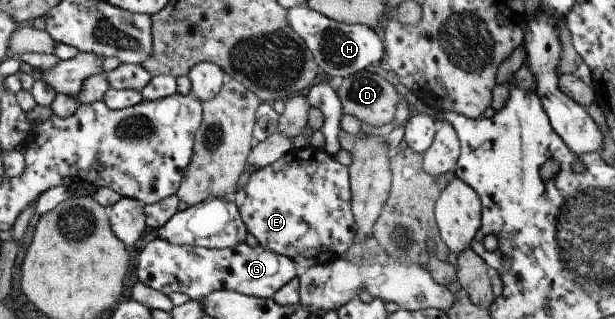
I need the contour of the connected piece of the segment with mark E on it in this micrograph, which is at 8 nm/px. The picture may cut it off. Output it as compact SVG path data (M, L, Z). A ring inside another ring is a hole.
M312 146L290 151L279 160L250 174L244 188L235 192L234 201L238 206L242 221L248 232L258 240L258 244L274 253L288 256L295 261L300 271L322 265L335 258L345 256L354 244L354 214L348 166L342 165L325 149Z

